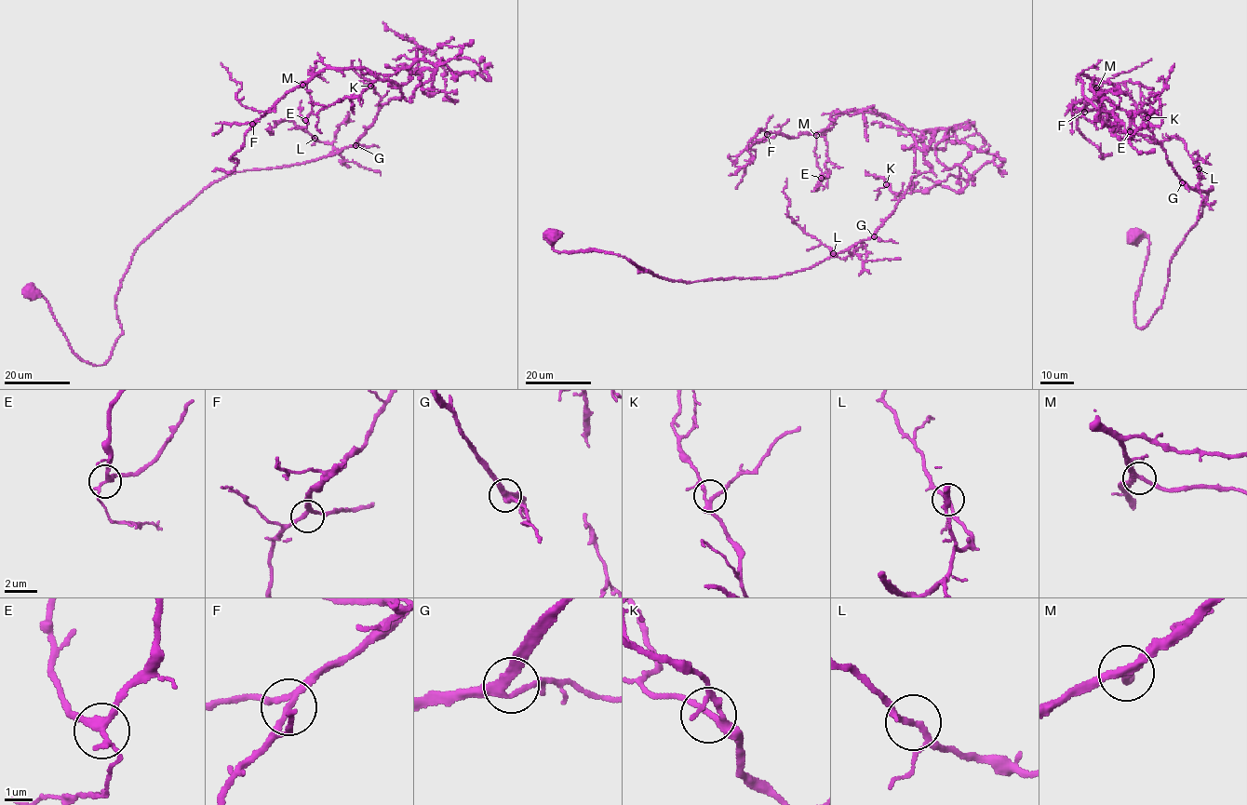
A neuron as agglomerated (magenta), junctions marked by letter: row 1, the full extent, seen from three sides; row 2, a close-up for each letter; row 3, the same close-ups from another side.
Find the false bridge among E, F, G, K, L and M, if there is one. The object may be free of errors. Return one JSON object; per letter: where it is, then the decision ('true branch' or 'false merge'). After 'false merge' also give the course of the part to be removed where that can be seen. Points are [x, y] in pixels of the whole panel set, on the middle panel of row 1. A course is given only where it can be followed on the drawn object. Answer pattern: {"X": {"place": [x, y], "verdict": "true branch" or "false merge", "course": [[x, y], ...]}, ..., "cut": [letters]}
{"E": {"place": [821, 178], "verdict": "true branch"}, "F": {"place": [767, 134], "verdict": "true branch"}, "G": {"place": [874, 236], "verdict": "true branch"}, "K": {"place": [886, 184], "verdict": "true branch"}, "L": {"place": [833, 253], "verdict": "true branch"}, "M": {"place": [816, 135], "verdict": "true branch"}, "cut": []}

